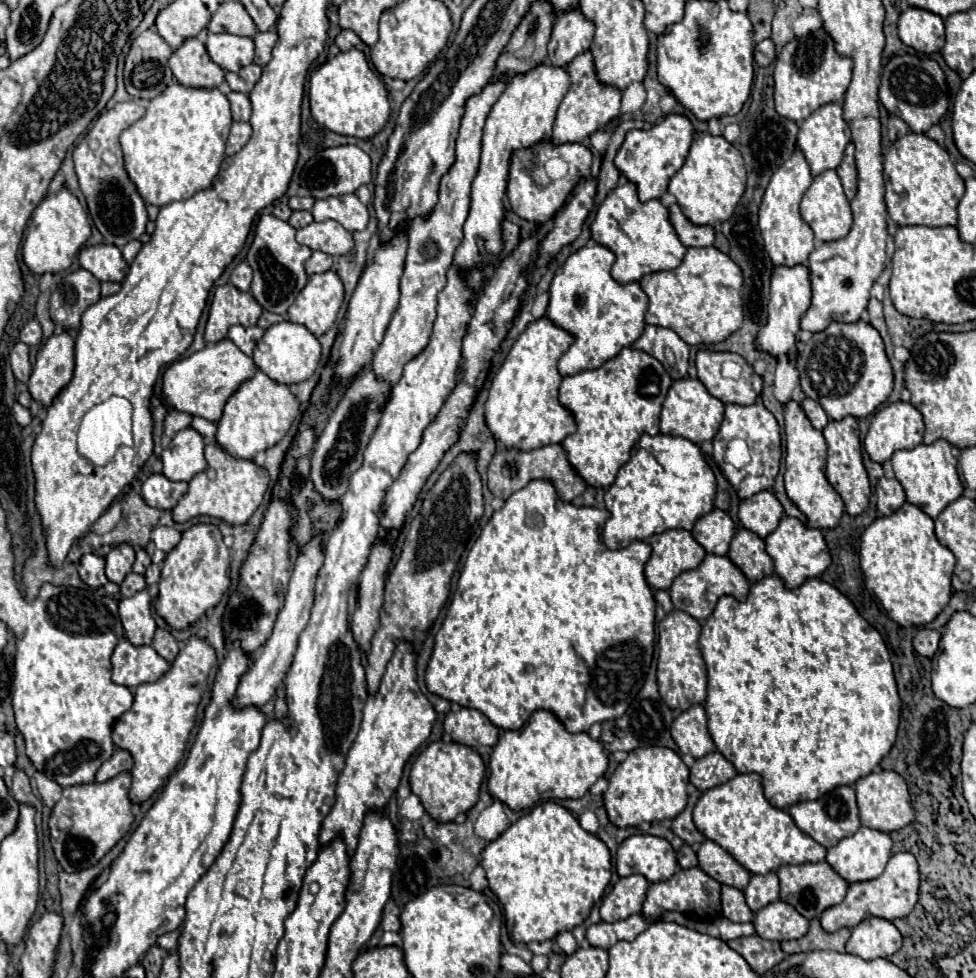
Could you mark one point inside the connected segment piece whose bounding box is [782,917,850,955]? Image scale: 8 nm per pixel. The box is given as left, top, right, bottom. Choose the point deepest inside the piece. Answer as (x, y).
(816, 938)

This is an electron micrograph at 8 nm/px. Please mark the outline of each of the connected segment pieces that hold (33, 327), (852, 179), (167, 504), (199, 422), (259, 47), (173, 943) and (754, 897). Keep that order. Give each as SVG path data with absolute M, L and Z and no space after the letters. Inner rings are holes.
M30 319L22 329L20 329L20 341L28 345L38 345L42 339L42 329L36 319Z
M848 143L846 153L844 153L844 159L842 159L842 163L840 163L840 167L838 167L836 171L838 171L840 179L842 179L846 197L848 197L848 199L854 199L854 195L856 195L856 187L858 187L858 171L856 171L854 145L852 145L852 143Z
M150 475L142 489L140 489L140 497L144 499L146 505L156 507L156 509L174 509L174 505L178 503L178 499L184 495L184 491L188 489L188 483L174 483L170 479L166 479L164 475Z
M193 417L191 426L196 429L207 441L213 440L217 431L216 423L206 421L206 419L202 417Z
M274 29L266 31L266 33L256 33L254 35L254 43L256 43L256 55L254 55L254 63L264 67L270 59L272 59L272 47L276 43L278 35Z
M176 929L176 931L172 931L172 933L162 935L162 937L158 939L158 945L164 947L166 951L176 951L176 949L178 949L178 937L180 937L180 933L182 933L182 929Z
M774 871L766 875L752 875L748 887L744 889L744 895L746 895L748 907L756 913L758 909L766 907L768 903L780 897L778 895L778 875Z

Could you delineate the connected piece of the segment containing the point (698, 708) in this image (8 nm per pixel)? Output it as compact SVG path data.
M692 705L682 711L672 723L672 739L680 747L682 753L690 753L696 759L712 753L716 749L708 727L706 727L706 711L702 705Z

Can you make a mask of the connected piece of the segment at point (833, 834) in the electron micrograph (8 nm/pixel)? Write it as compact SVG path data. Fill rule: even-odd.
M840 785L826 795L814 799L814 801L802 801L794 803L788 807L788 813L794 817L796 825L808 833L814 841L824 845L826 849L834 847L840 839L852 837L860 829L860 819L858 819L858 805L856 805L856 795L854 789L848 785Z

